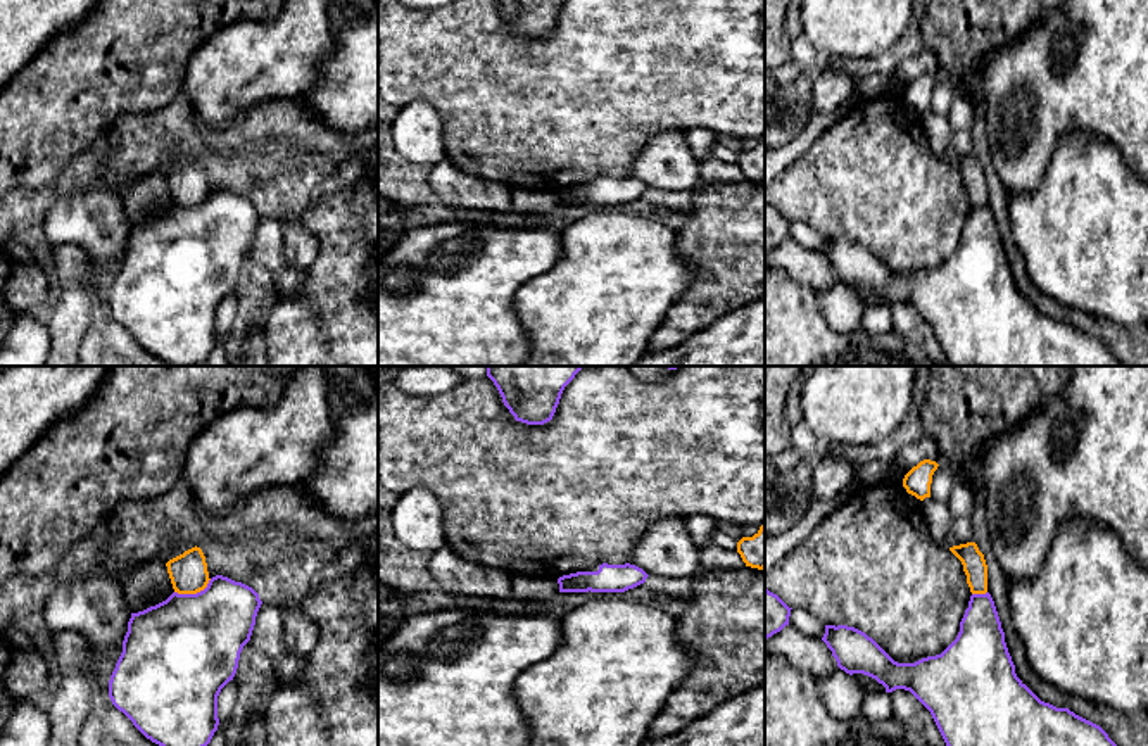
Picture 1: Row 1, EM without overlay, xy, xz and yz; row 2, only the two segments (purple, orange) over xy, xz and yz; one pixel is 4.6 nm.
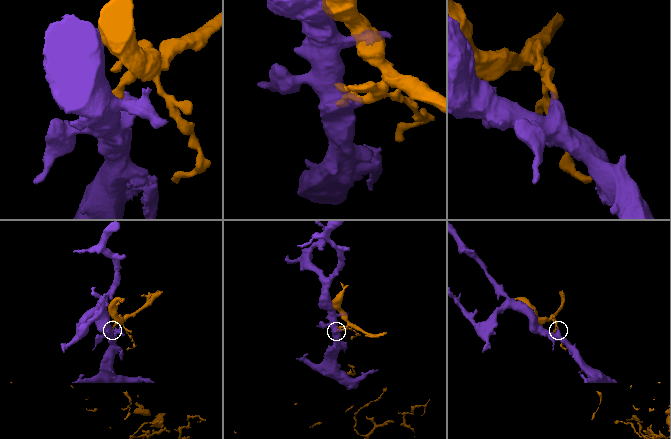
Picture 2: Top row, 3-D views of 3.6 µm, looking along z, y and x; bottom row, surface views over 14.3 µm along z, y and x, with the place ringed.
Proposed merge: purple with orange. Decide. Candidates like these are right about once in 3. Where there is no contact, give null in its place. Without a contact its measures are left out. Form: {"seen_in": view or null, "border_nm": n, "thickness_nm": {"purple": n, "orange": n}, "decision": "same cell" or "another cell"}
{"seen_in": "xy", "border_nm": 190, "thickness_nm": {"purple": 480, "orange": 180}, "decision": "another cell"}

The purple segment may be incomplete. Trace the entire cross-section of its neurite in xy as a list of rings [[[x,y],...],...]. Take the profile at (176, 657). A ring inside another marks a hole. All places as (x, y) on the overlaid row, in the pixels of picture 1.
[[[216,575],[197,594],[173,592],[166,601],[131,613],[123,653],[109,680],[112,705],[159,746],[207,746],[219,725],[218,696],[237,673],[240,653],[250,641],[261,604],[252,587]]]

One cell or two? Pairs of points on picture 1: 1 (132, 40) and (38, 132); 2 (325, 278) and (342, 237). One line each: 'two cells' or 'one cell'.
1: one cell
2: one cell

